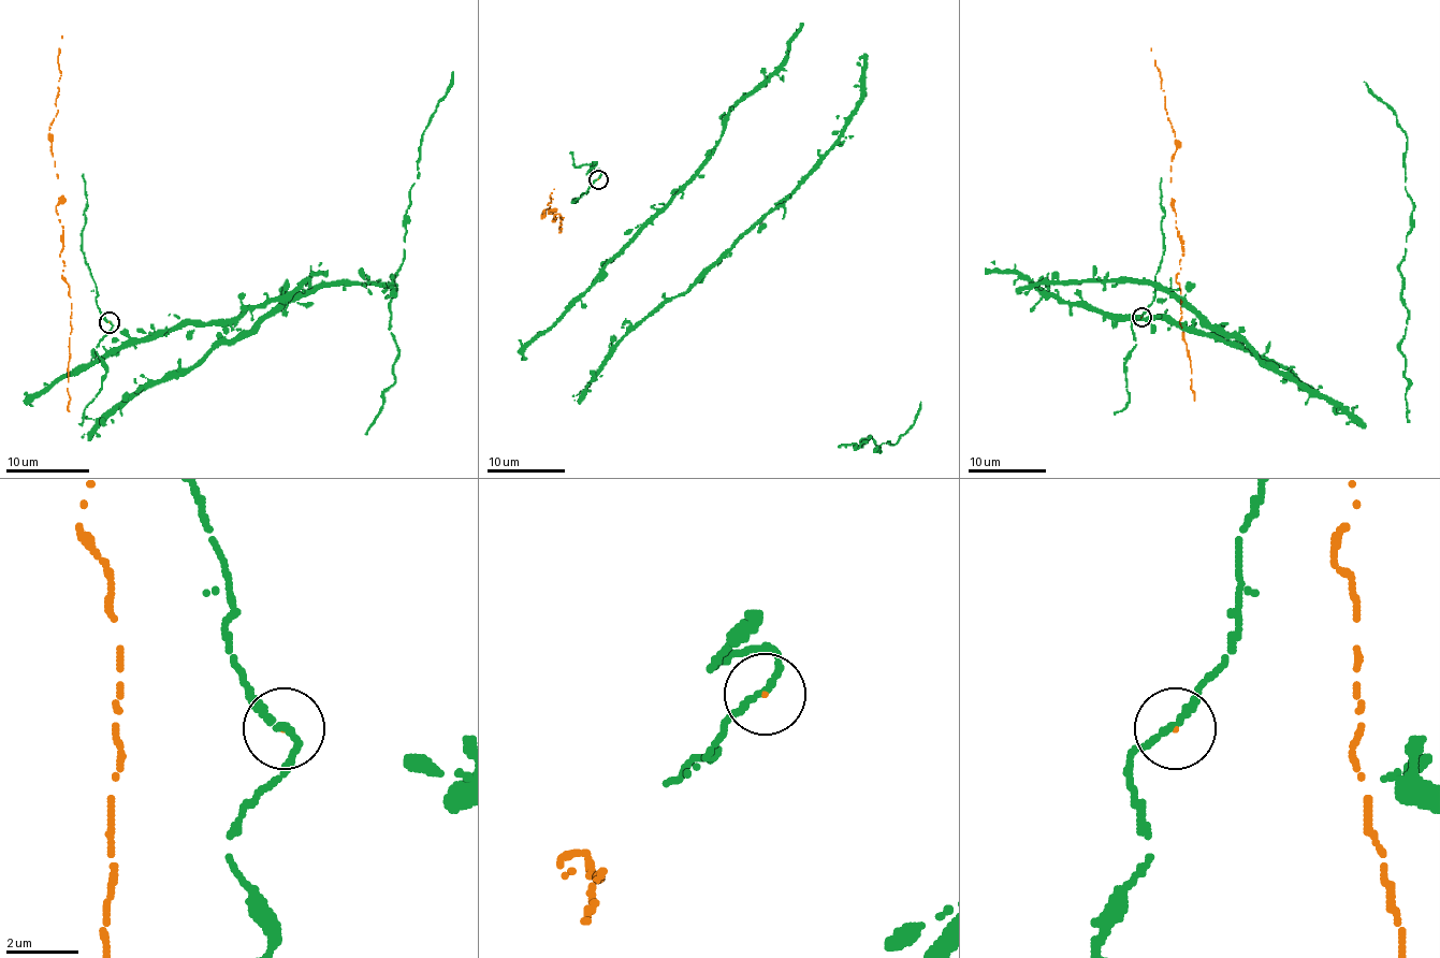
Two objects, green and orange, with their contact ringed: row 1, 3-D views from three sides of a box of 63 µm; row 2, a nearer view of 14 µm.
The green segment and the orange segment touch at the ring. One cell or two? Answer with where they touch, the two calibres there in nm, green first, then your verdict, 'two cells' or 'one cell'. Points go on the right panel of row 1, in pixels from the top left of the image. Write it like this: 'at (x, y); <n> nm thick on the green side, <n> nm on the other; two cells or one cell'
at (1142, 317); 220 nm thick on the green side, 50 nm on the other; one cell

